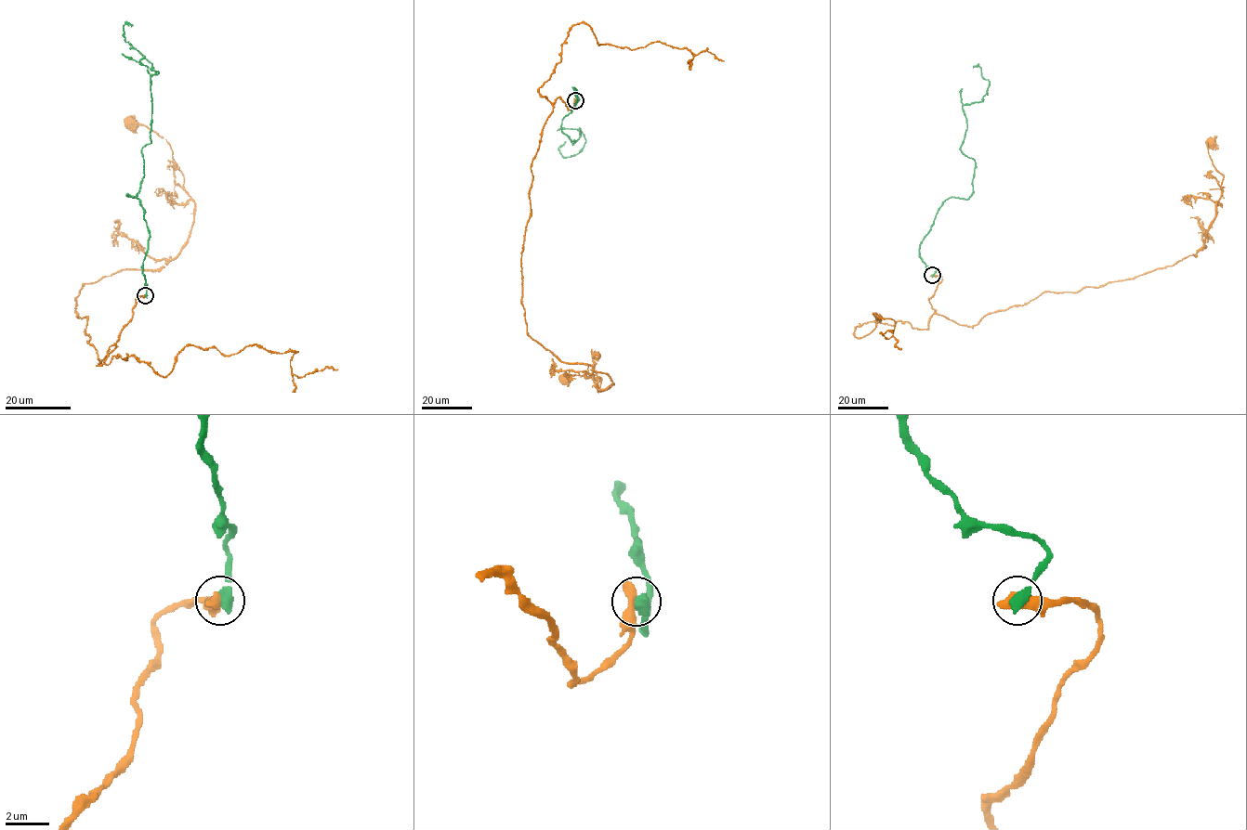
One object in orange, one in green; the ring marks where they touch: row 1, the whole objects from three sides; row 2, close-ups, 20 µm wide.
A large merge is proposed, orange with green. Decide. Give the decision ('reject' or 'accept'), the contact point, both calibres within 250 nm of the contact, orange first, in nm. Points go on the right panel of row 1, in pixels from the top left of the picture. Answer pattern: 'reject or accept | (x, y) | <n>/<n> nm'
reject | (932, 275) | 550/550 nm

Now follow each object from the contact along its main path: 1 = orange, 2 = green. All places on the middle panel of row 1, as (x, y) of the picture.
1: (575, 101), (556, 100), (531, 166), (522, 304), (529, 335), (613, 383), (565, 379)
2: (575, 101), (573, 87), (561, 131), (572, 143), (580, 129), (584, 147), (564, 157), (566, 141)

